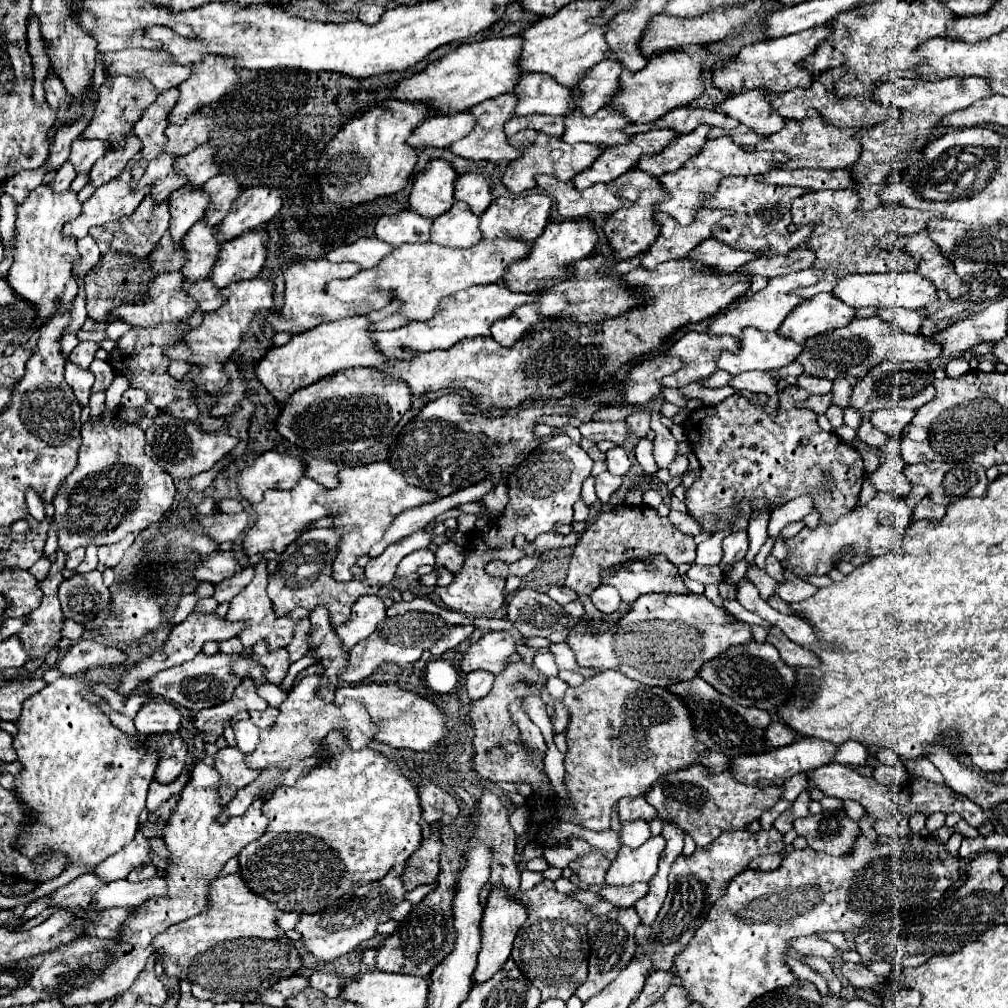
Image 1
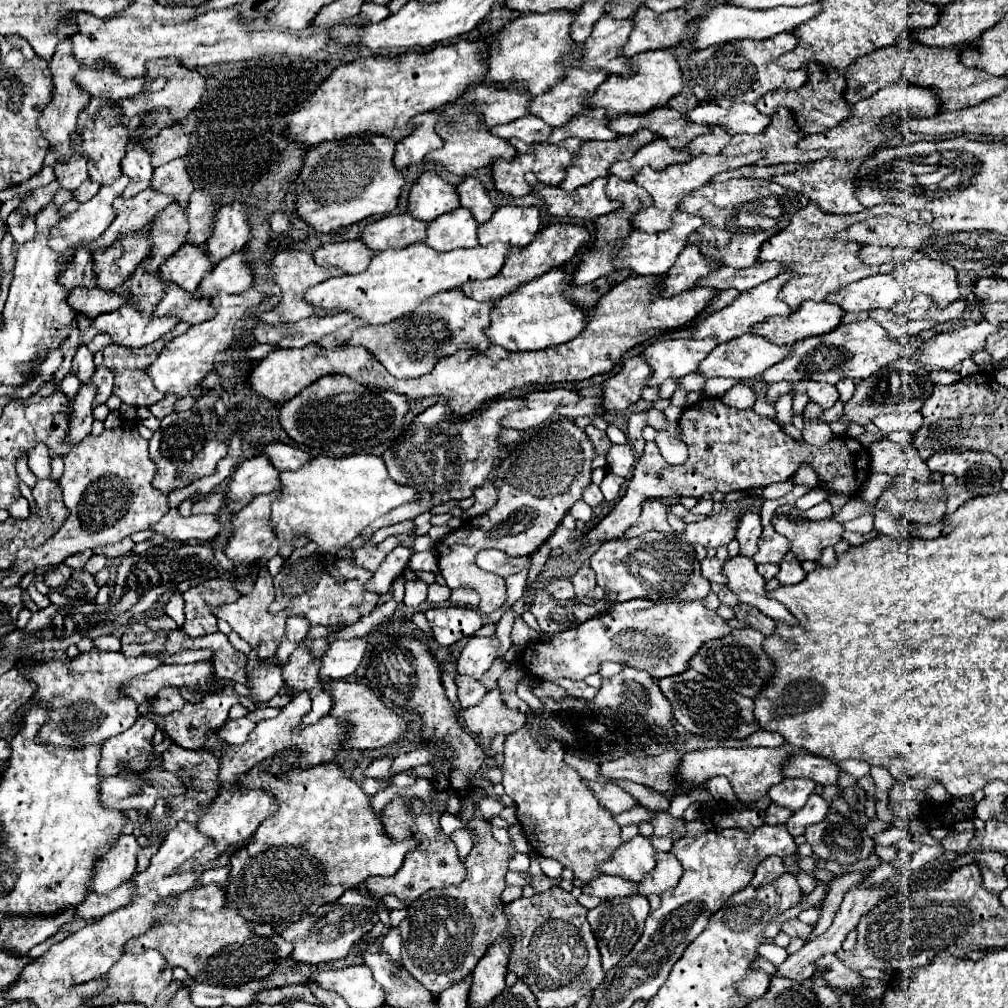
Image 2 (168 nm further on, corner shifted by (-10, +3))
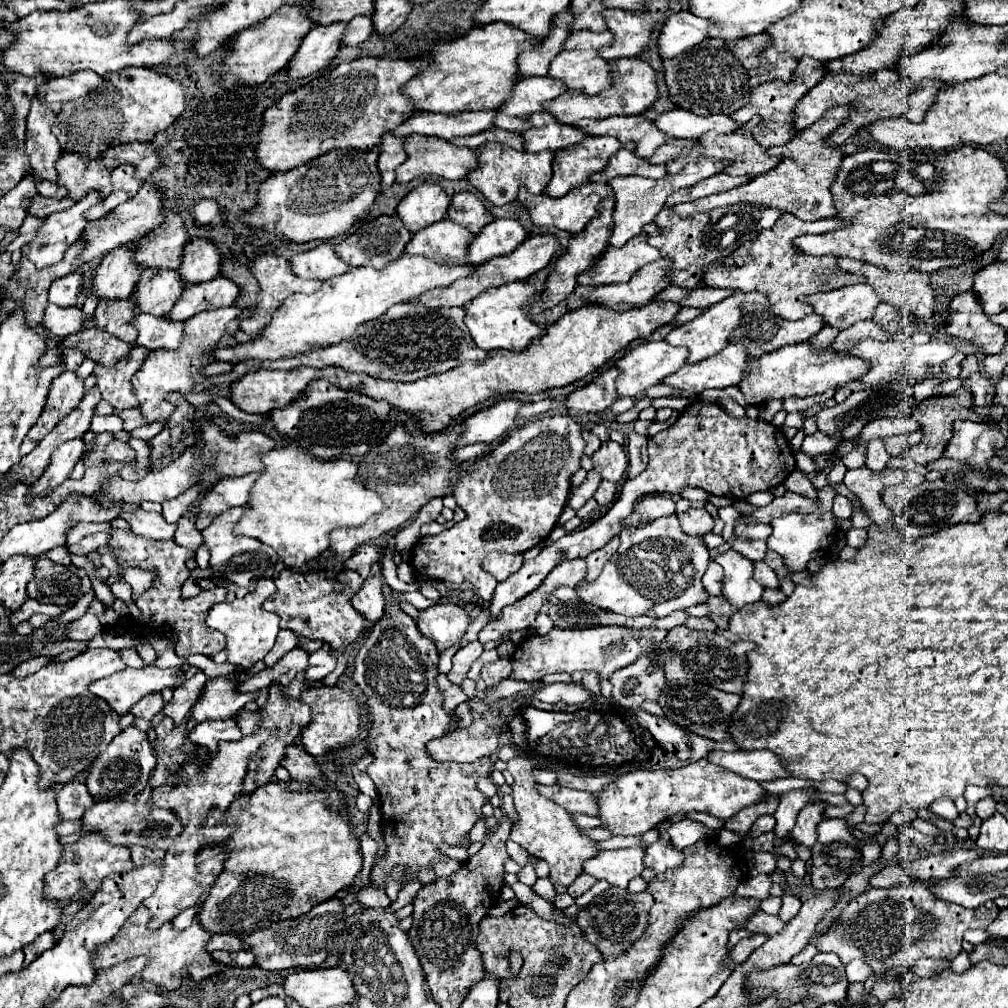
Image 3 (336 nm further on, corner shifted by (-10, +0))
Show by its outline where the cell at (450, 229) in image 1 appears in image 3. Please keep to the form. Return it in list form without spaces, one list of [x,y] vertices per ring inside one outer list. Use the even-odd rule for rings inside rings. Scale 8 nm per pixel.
[[[445,219],[419,229],[407,243],[405,253],[423,255],[433,259],[435,263],[459,265],[467,261],[465,255],[471,239],[473,235],[465,227]]]

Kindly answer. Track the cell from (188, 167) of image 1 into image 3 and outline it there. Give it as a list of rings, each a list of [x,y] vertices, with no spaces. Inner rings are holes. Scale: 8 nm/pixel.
[[[143,185],[139,189],[139,193],[121,203],[119,207],[115,207],[113,211],[109,211],[105,217],[101,219],[95,219],[95,221],[89,221],[87,227],[83,229],[79,241],[83,241],[83,249],[81,249],[81,255],[79,255],[79,263],[91,263],[99,257],[103,257],[107,251],[115,249],[115,247],[121,247],[129,241],[135,241],[137,237],[143,237],[147,231],[155,229],[161,221],[163,221],[163,201],[161,201],[161,191],[157,191],[155,187],[149,187],[149,185]]]

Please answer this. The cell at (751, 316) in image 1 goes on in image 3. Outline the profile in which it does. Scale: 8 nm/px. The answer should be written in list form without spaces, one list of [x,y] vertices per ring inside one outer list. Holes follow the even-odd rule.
[[[733,293],[731,297],[711,305],[707,311],[703,311],[701,315],[697,315],[693,321],[689,323],[683,323],[679,327],[675,327],[667,337],[665,337],[665,343],[671,343],[671,345],[683,345],[689,349],[689,363],[697,363],[697,361],[703,361],[711,355],[715,355],[717,351],[721,351],[727,343],[729,343],[729,335],[731,331],[737,327],[741,315],[745,313],[745,309],[741,305],[745,303],[753,303],[753,305],[765,305],[767,299],[763,299],[763,295],[759,293]]]

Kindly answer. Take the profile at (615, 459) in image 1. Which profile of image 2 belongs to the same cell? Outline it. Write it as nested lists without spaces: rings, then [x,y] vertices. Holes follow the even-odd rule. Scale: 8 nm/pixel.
[[[613,444],[613,448],[607,452],[607,470],[615,472],[617,476],[625,478],[633,464],[635,464],[635,456],[629,444],[623,444],[623,446]]]

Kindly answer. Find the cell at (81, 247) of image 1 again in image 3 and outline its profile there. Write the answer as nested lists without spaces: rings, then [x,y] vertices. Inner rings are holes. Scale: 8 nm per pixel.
[[[71,273],[65,277],[59,277],[51,283],[49,287],[49,301],[59,305],[59,307],[71,307],[77,301],[77,293],[81,289],[81,275],[79,273]]]

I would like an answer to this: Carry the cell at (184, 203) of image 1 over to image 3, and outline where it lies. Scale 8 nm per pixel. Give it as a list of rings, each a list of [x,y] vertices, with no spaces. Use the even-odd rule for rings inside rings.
[[[133,243],[117,247],[103,257],[103,261],[93,269],[89,295],[95,295],[99,301],[119,301],[131,295],[141,275],[141,267],[133,263],[131,245]]]

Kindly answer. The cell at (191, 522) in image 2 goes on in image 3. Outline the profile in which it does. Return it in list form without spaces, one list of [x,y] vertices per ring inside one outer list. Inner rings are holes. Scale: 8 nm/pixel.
[[[137,509],[133,513],[123,513],[121,519],[125,519],[137,535],[147,539],[173,539],[175,533],[175,525],[167,523],[159,513],[145,513],[143,509]]]

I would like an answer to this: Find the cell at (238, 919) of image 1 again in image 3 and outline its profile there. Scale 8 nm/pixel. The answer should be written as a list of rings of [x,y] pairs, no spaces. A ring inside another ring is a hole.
[[[139,905],[135,909],[135,913],[117,931],[117,935],[111,941],[107,941],[95,949],[95,965],[101,967],[101,965],[121,963],[125,959],[145,955],[149,959],[149,963],[145,965],[145,969],[141,973],[137,973],[137,981],[143,981],[147,985],[147,991],[163,991],[163,993],[175,991],[181,985],[183,969],[187,969],[187,973],[193,981],[201,981],[201,979],[209,977],[211,969],[217,967],[211,953],[205,951],[205,945],[207,945],[211,933],[207,933],[199,923],[187,927],[185,931],[175,931],[171,923],[165,923],[157,931],[147,931],[149,915],[151,913],[147,911],[147,907]]]

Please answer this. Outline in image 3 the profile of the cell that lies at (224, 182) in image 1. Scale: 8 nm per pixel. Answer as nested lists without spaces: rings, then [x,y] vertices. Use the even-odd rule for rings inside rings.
[[[167,213],[165,221],[153,229],[151,239],[141,237],[133,245],[133,259],[145,269],[179,269],[183,245],[187,241],[183,219],[175,213]]]

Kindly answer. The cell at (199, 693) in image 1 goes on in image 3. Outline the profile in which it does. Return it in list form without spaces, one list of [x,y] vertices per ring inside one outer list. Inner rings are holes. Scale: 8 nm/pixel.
[[[125,667],[109,677],[97,679],[89,685],[89,691],[107,701],[107,705],[125,715],[131,705],[135,705],[141,697],[163,691],[165,687],[179,687],[183,685],[183,677],[175,677],[177,669],[161,669],[161,667],[143,667],[131,669]]]

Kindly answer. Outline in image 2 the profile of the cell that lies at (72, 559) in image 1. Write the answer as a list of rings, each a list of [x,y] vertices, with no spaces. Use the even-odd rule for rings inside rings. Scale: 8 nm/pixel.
[[[77,552],[75,556],[69,556],[63,564],[69,566],[69,568],[77,568],[77,570],[81,570],[81,568],[85,566],[85,562],[87,562],[91,556],[93,556],[93,552]]]

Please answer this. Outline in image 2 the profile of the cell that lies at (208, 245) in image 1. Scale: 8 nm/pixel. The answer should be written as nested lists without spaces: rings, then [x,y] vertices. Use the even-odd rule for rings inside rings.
[[[183,244],[179,252],[169,256],[167,262],[159,266],[159,272],[163,272],[163,276],[167,276],[169,282],[179,284],[187,292],[197,292],[201,280],[211,270],[213,264],[203,244]]]

